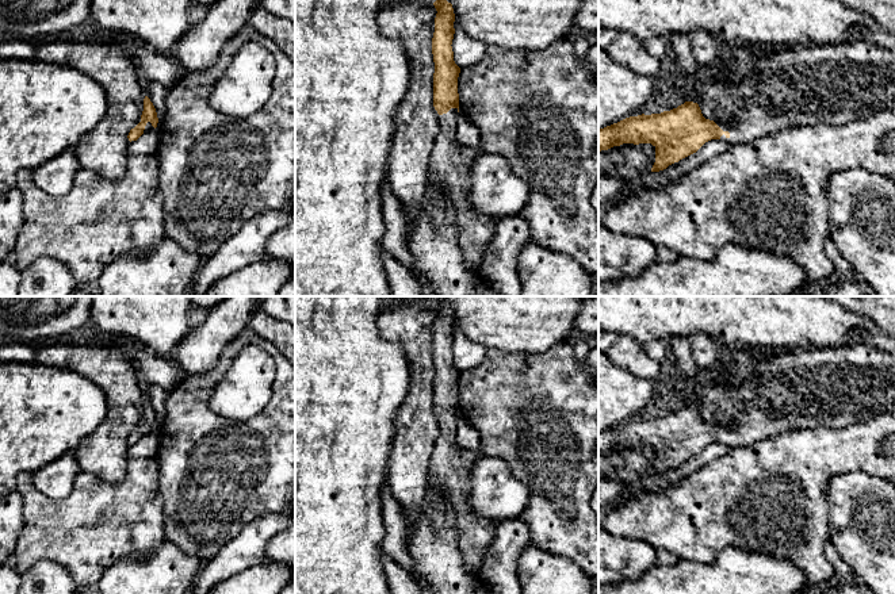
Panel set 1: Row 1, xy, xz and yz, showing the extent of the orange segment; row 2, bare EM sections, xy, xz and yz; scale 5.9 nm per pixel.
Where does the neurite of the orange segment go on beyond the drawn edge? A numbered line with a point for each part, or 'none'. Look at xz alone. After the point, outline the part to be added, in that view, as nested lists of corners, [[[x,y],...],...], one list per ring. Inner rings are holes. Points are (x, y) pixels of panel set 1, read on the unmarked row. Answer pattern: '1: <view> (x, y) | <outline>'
1: xz (450, 468) | [[[458,411],[437,417],[439,437],[429,461],[429,483],[441,490],[452,507],[463,563],[470,574],[479,576],[498,522],[479,517],[473,509],[470,480],[479,453],[458,447],[456,418]]]

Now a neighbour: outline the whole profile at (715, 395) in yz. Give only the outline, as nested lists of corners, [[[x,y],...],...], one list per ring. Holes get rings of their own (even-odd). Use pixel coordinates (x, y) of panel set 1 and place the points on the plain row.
[[[734,348],[730,360],[722,363],[719,369],[699,380],[688,382],[674,378],[676,391],[684,396],[686,405],[697,406],[705,422],[731,425],[742,413],[743,405],[735,387],[750,373],[754,364],[770,359],[780,352],[799,352],[802,349],[754,349]]]

